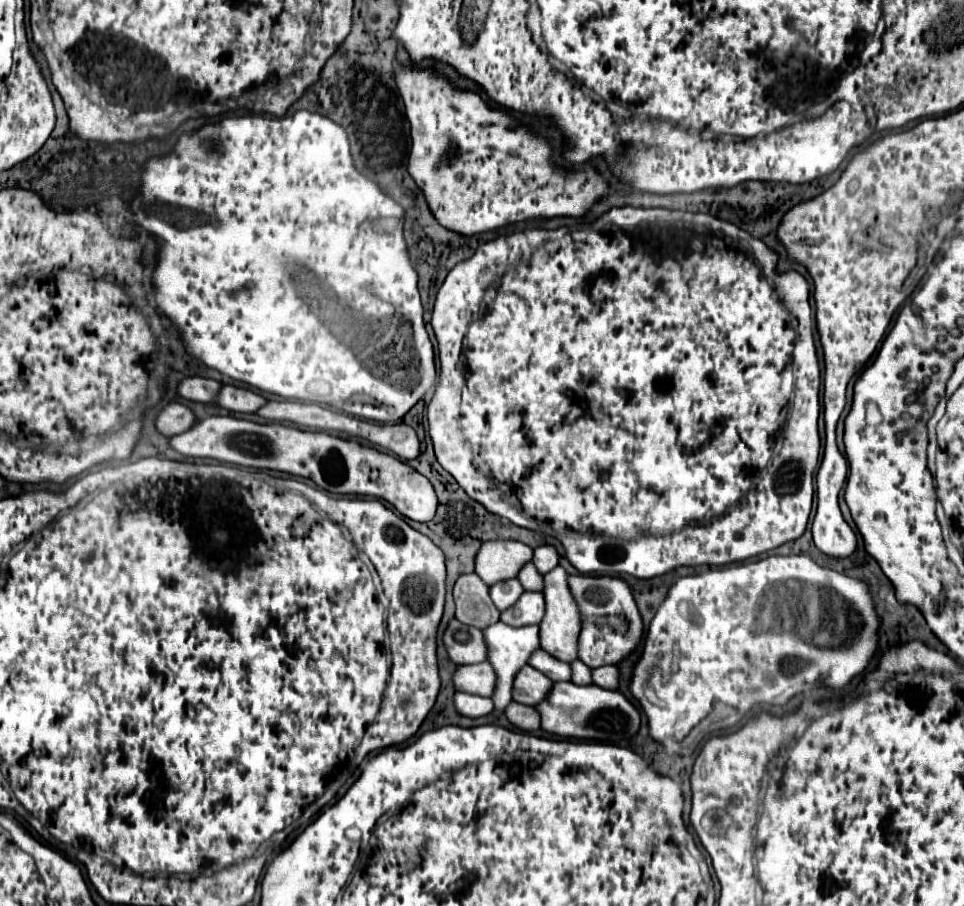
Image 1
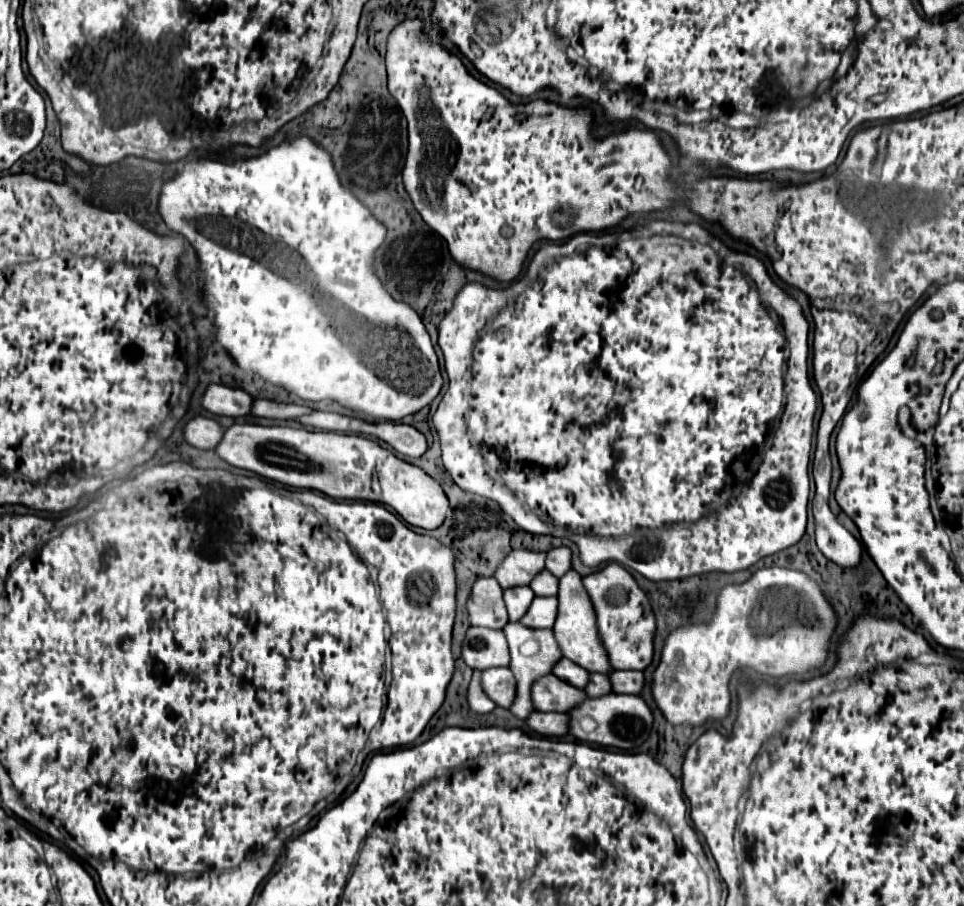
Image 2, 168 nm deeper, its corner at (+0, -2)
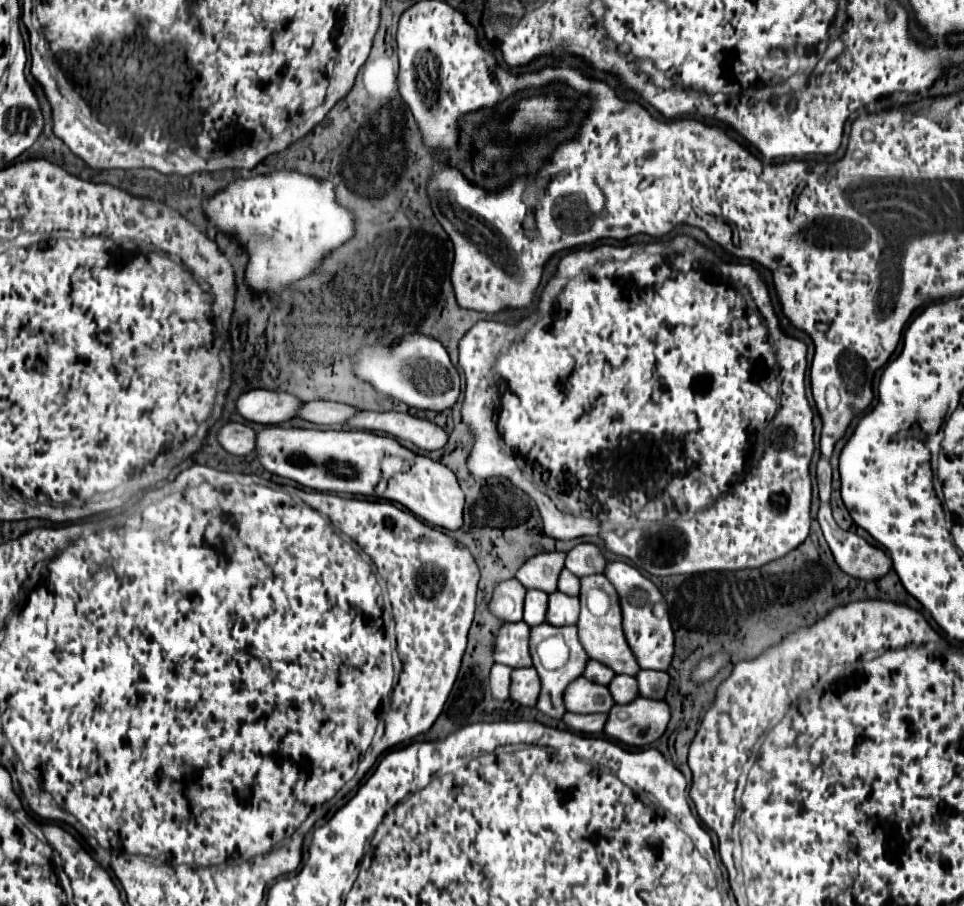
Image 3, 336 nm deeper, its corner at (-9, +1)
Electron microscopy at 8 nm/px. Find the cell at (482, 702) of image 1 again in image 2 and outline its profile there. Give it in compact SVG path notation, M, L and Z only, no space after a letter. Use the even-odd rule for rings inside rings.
M475 671L473 673L473 681L469 685L469 693L467 693L467 699L469 699L469 705L473 711L477 713L489 713L495 709L495 703L485 695L485 691L481 689L481 683L479 683L479 673L481 671Z

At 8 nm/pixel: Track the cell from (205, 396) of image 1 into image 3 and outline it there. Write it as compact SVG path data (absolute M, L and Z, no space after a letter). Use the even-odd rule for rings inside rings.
M248 390L236 398L236 410L250 422L280 424L296 416L296 408L302 402L286 392L272 390Z

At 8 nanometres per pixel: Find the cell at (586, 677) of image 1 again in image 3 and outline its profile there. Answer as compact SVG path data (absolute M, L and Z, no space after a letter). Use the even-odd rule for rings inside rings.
M614 676L612 682L608 684L608 690L610 690L614 702L618 702L618 704L632 702L638 696L638 688L636 688L636 678L634 676Z

